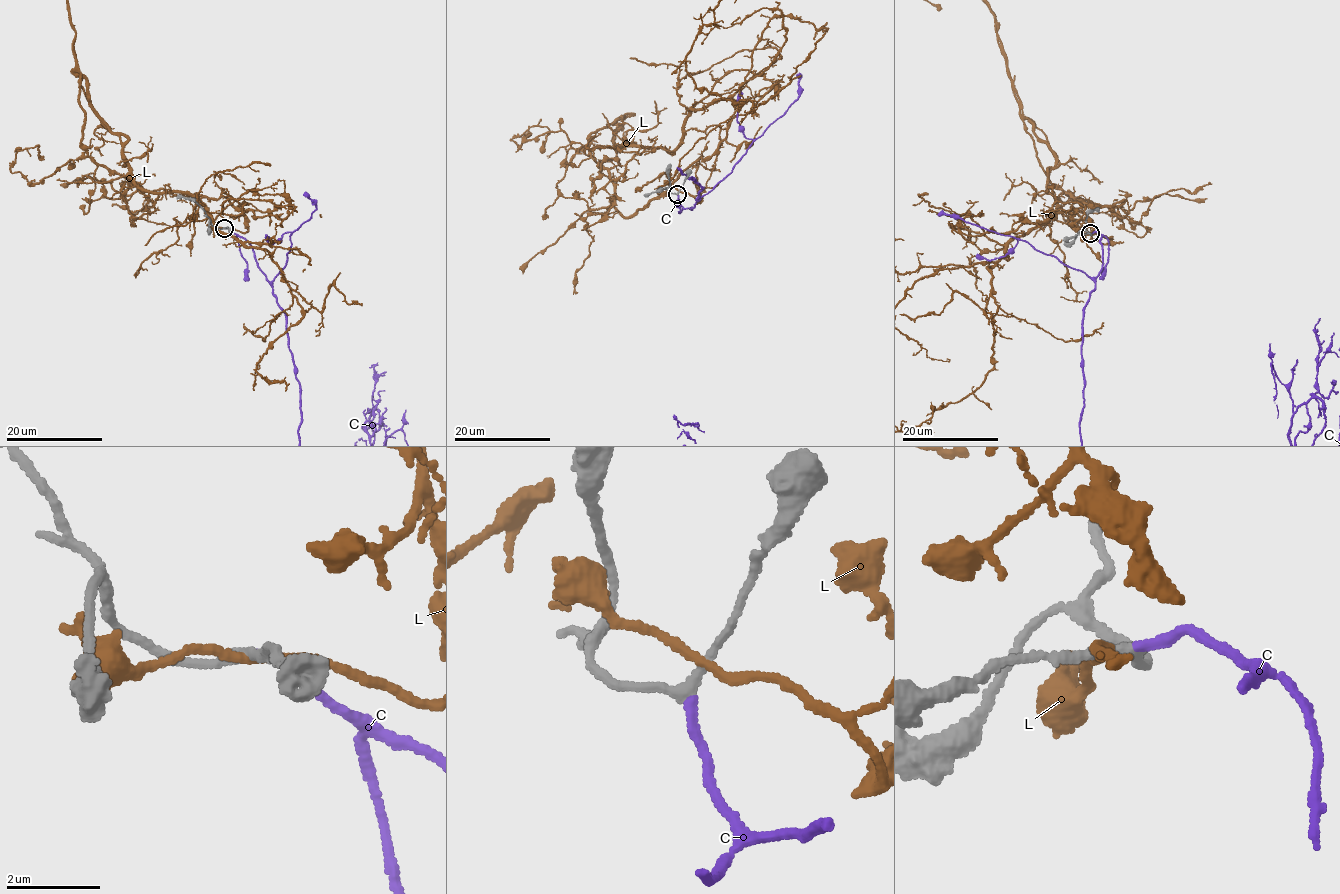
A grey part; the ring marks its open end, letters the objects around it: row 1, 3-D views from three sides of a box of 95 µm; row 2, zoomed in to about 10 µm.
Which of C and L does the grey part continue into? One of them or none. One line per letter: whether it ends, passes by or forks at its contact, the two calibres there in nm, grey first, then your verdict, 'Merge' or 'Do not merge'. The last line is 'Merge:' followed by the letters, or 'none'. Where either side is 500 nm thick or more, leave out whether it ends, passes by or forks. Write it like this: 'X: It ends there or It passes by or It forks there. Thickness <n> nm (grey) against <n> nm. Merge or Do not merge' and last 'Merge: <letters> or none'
C: It ends there. Thickness 200 nm (grey) against 200 nm. Merge
L: It passes by. Thickness 200 nm (grey) against 190 nm. Do not merge
Merge: C

